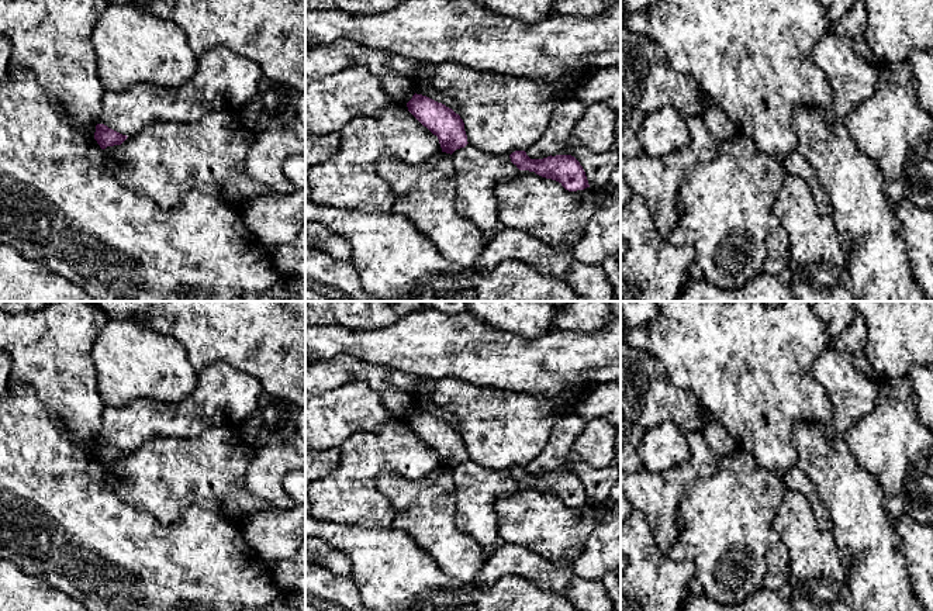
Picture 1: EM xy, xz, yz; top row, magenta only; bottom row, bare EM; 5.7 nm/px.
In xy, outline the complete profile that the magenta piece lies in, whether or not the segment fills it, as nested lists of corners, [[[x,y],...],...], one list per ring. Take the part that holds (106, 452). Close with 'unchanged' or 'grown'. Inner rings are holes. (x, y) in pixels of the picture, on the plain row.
[[[104,439],[96,441],[94,455],[101,465],[106,465],[107,462],[121,460],[127,453],[127,451],[114,446]]]; unchanged

